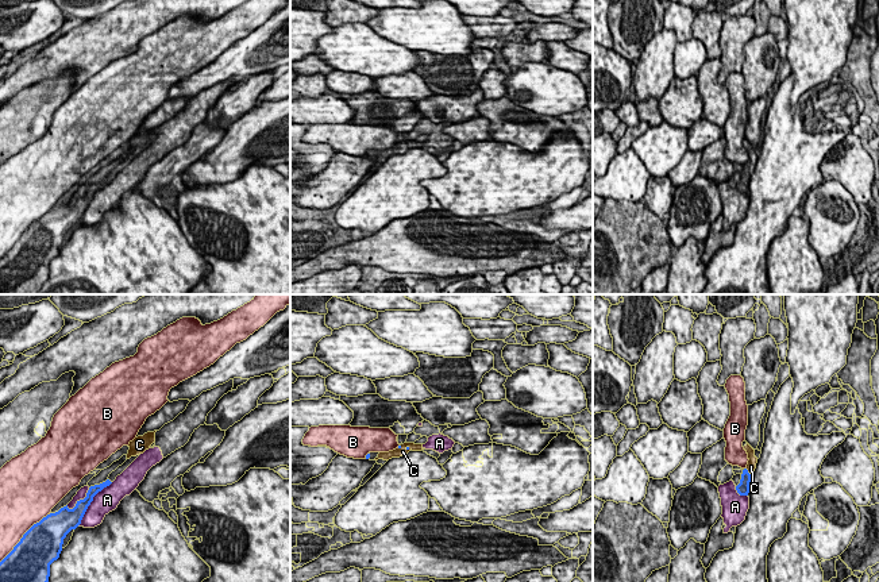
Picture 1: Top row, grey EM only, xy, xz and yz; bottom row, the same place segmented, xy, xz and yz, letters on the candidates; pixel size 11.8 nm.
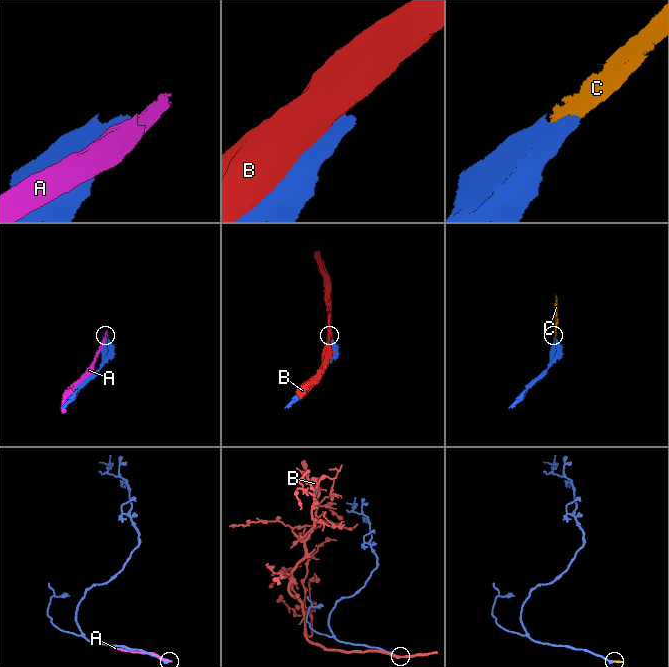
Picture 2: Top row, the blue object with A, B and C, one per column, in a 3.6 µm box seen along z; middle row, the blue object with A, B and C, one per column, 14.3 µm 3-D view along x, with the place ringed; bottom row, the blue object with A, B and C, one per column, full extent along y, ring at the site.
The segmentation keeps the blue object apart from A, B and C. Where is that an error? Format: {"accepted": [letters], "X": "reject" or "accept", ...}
{"accepted": ["C"], "A": "reject", "B": "reject", "C": "accept"}

